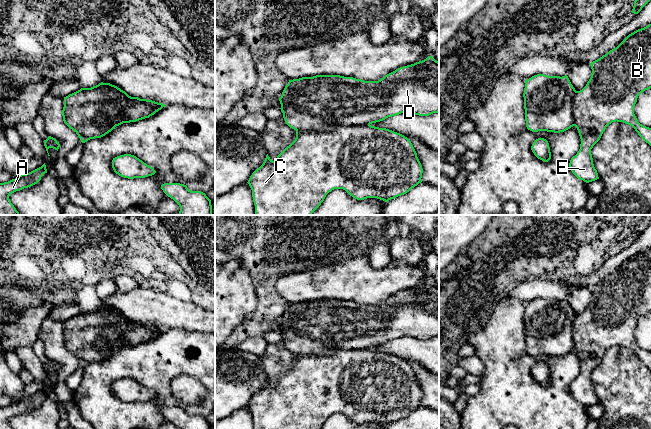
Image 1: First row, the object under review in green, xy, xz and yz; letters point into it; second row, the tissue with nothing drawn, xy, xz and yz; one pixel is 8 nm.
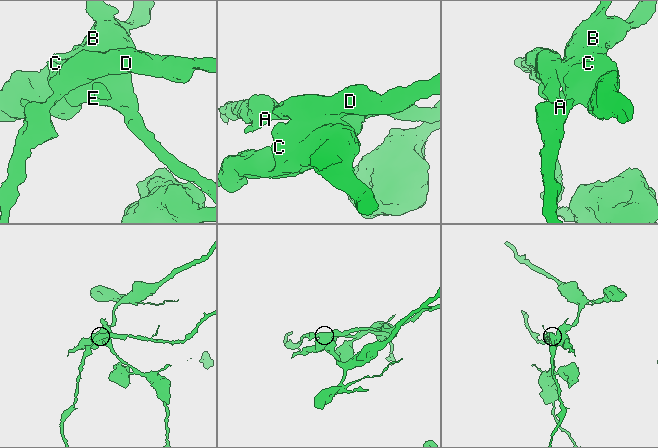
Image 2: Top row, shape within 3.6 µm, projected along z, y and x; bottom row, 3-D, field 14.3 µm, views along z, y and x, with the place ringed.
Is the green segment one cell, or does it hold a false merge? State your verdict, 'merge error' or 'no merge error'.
merge error

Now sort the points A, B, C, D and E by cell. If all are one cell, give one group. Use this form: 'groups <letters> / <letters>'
groups A D / B C E

